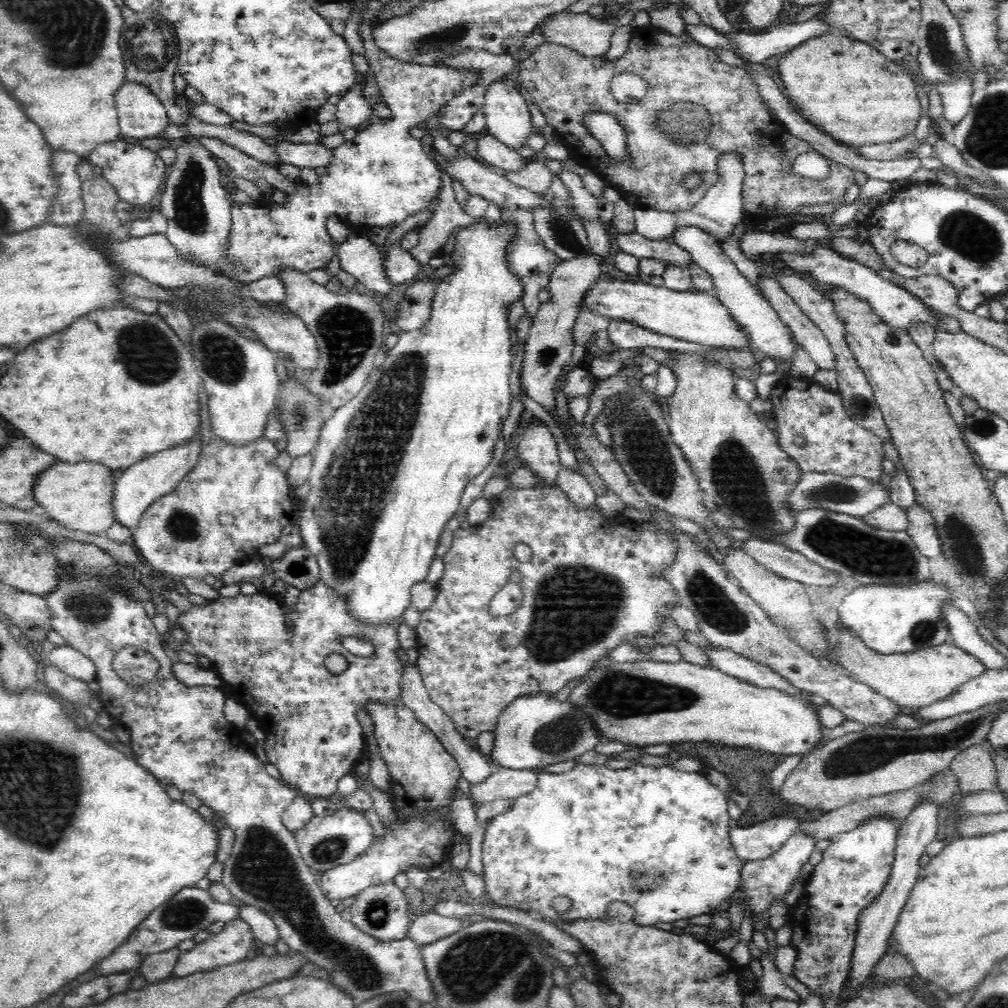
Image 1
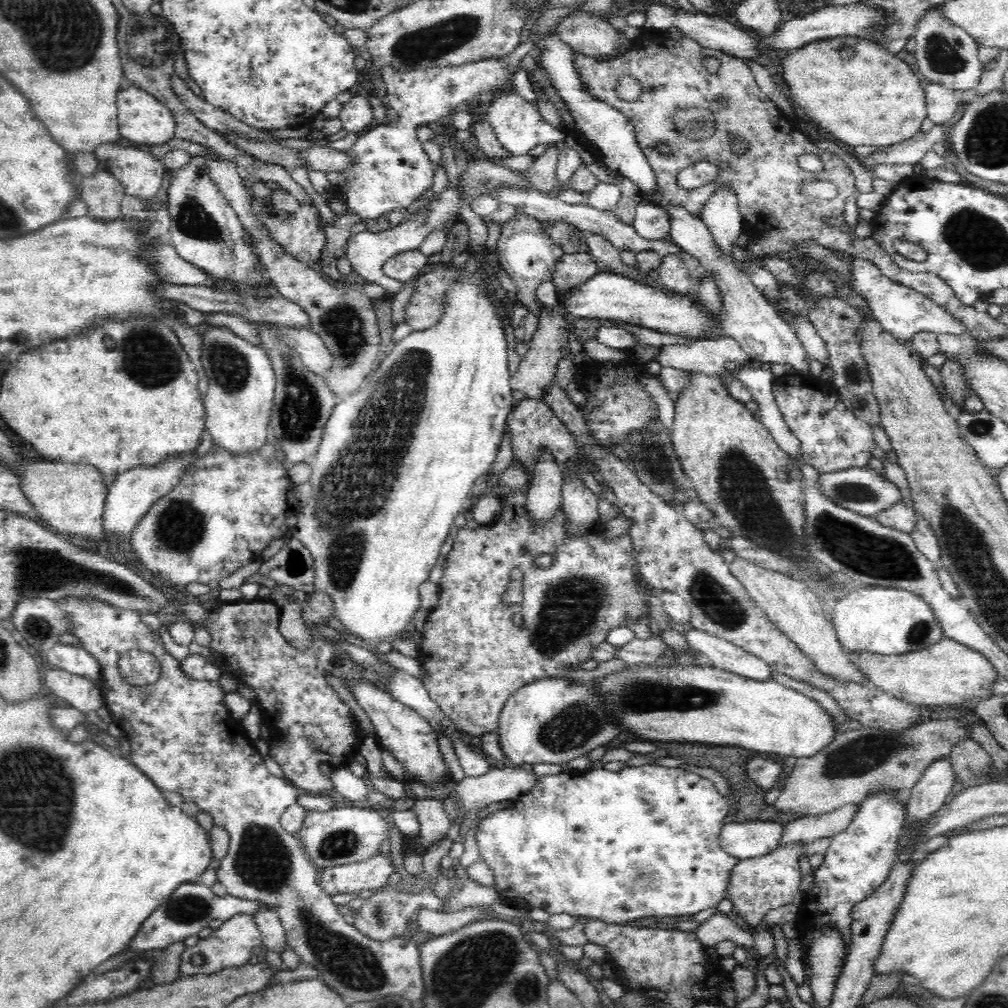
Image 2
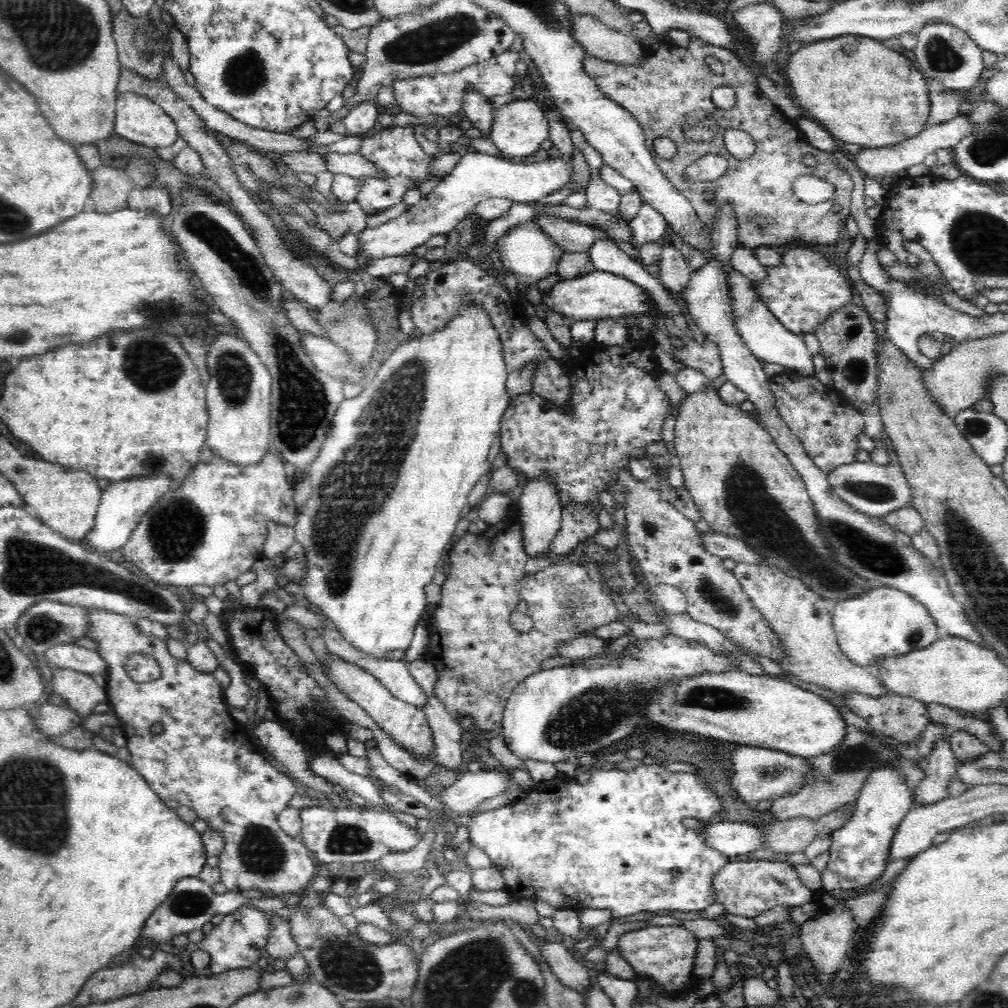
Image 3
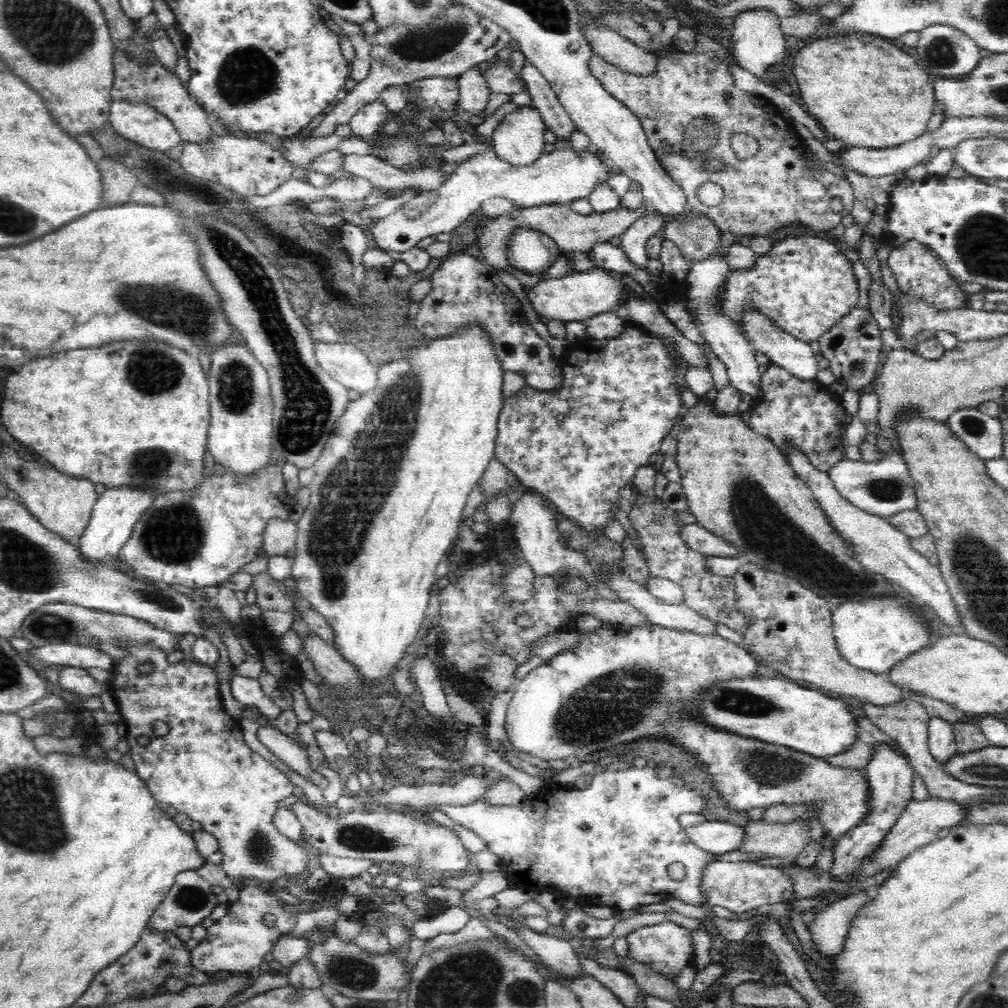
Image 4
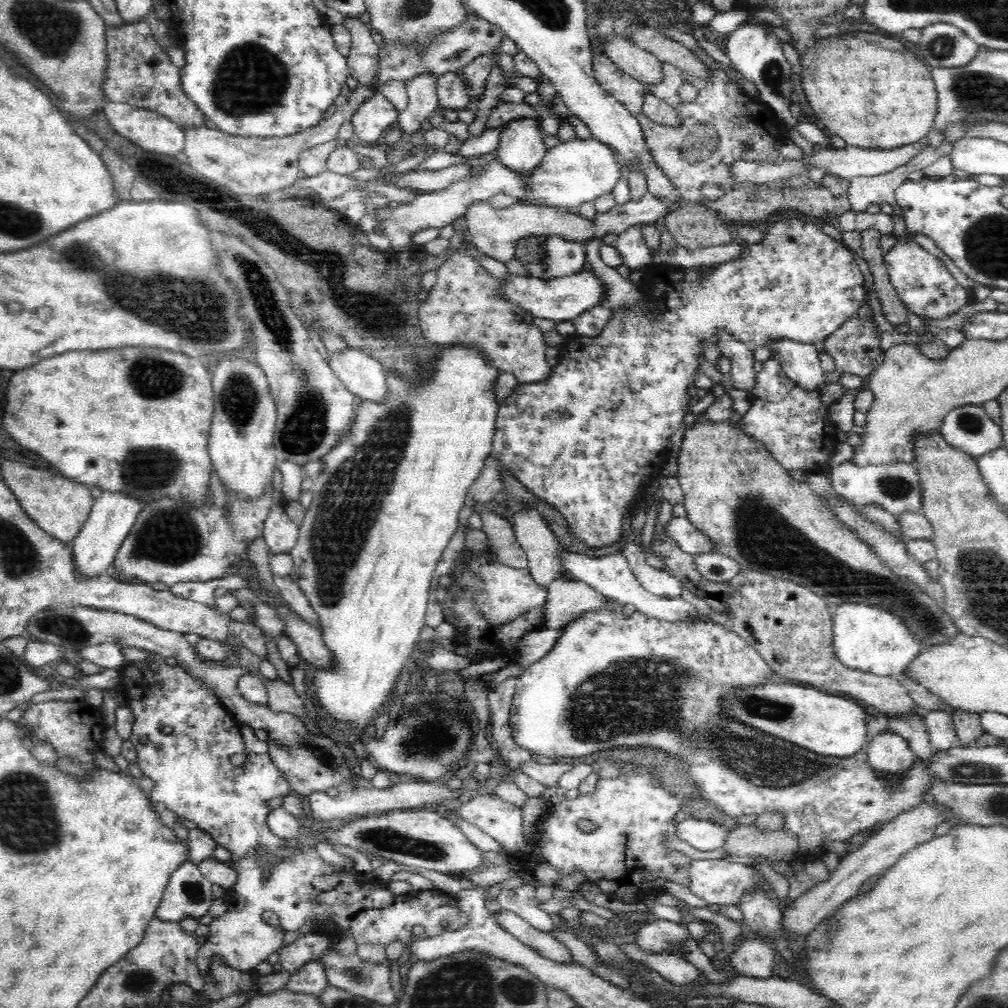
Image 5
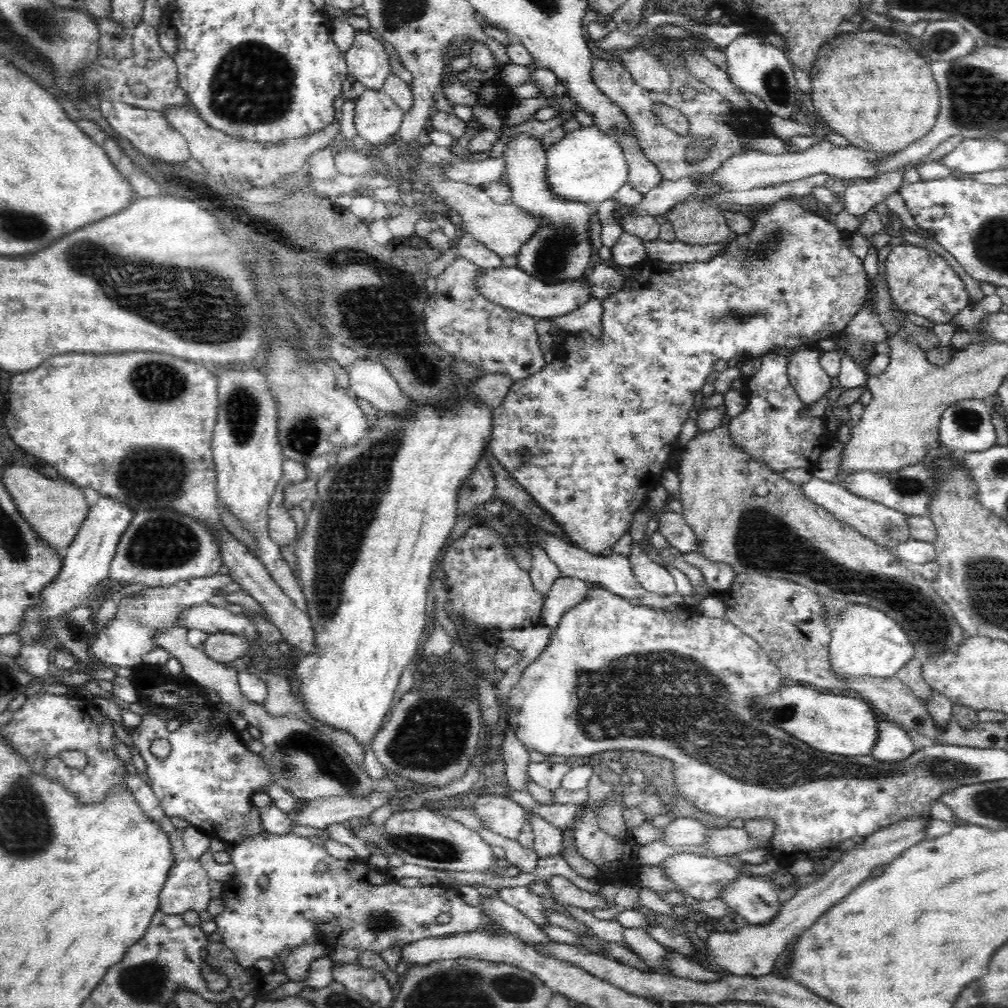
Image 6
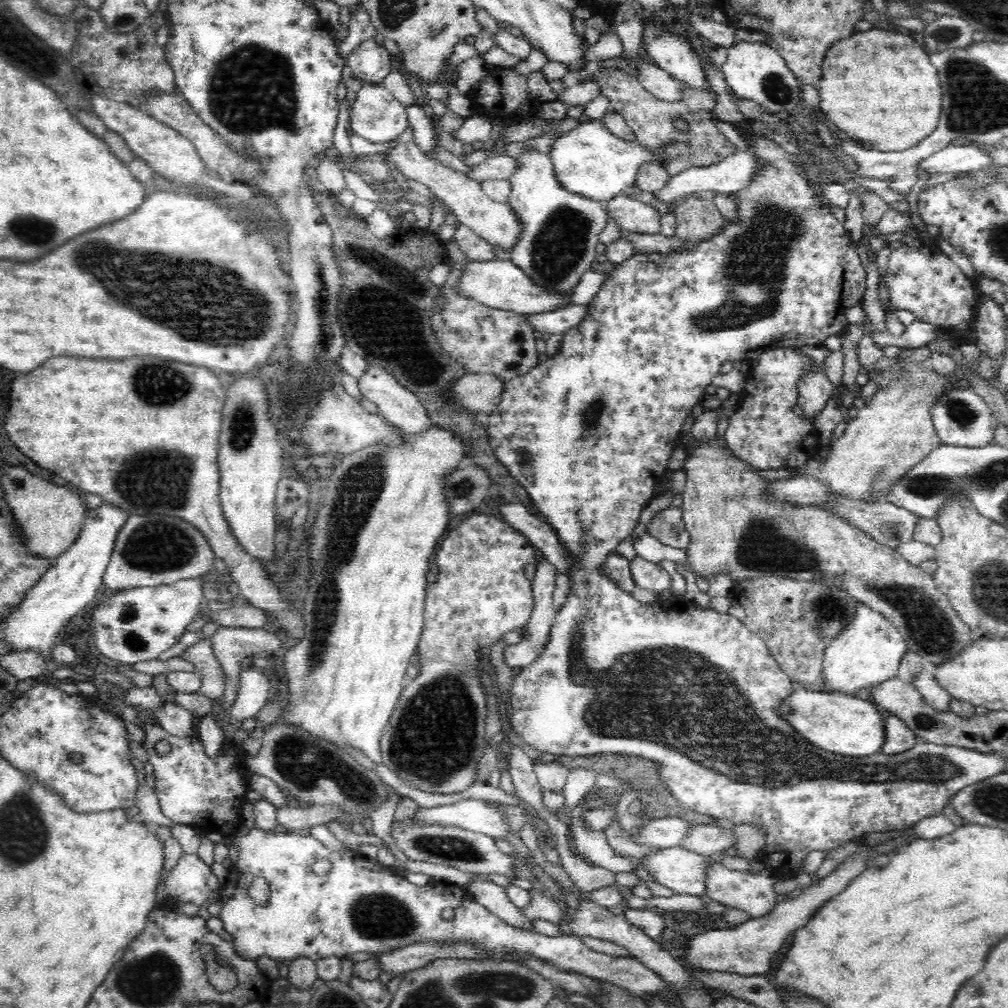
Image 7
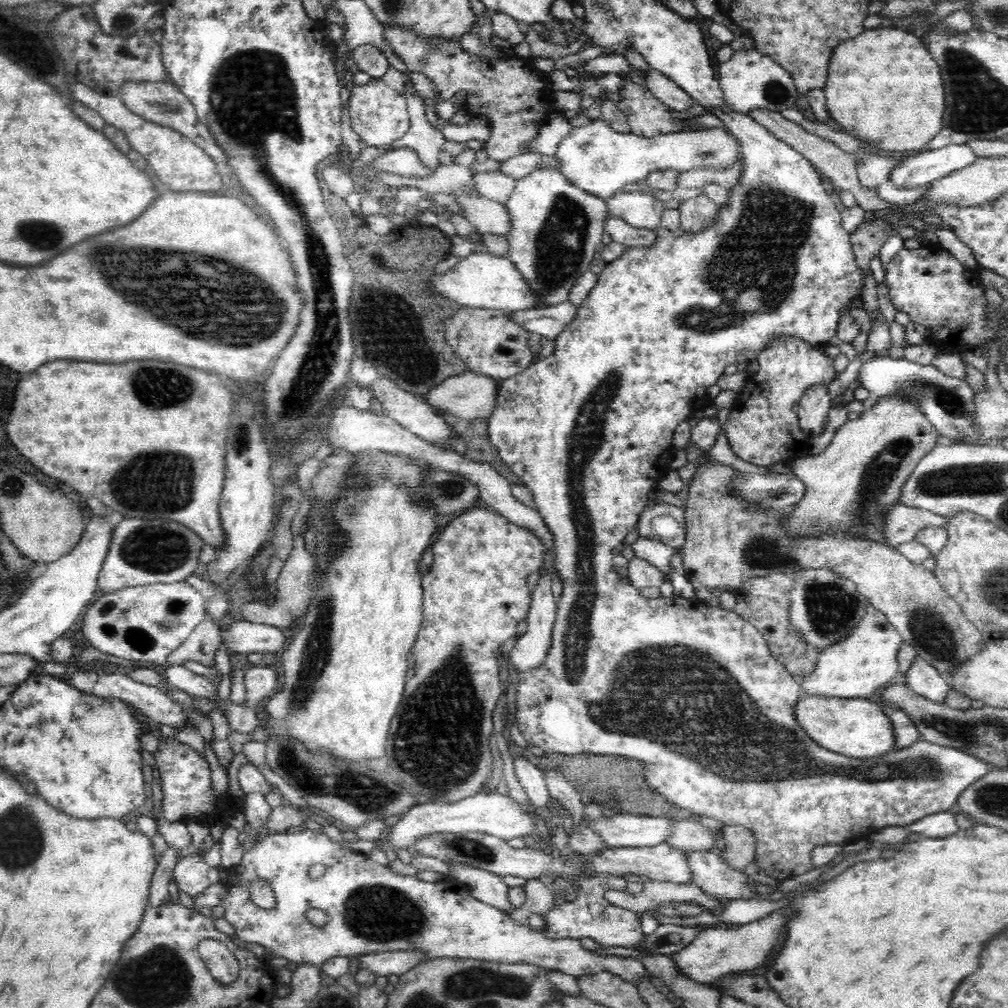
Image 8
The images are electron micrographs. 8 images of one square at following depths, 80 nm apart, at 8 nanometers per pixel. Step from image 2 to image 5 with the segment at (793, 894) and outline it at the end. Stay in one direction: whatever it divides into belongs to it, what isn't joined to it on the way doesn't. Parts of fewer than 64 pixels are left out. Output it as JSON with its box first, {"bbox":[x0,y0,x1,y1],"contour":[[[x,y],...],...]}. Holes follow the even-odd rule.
{"bbox":[688,858,764,904],"contour":[[[730,858],[720,860],[700,860],[694,867],[688,871],[688,880],[691,881],[692,894],[702,898],[709,904],[736,904],[742,894],[748,890],[748,888],[762,888],[764,882],[760,880],[760,874],[758,870],[754,870],[754,867],[746,866],[746,860],[736,859],[730,862]]]}

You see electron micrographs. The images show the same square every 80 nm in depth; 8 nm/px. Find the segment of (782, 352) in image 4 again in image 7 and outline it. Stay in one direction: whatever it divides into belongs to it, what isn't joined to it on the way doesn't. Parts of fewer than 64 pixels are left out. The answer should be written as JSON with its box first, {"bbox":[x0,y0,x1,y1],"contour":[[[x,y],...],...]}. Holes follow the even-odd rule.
{"bbox":[797,370,838,421],"contour":[[[808,370],[797,387],[798,403],[806,421],[812,421],[824,410],[828,399],[838,391],[838,387],[826,377],[822,370]]]}

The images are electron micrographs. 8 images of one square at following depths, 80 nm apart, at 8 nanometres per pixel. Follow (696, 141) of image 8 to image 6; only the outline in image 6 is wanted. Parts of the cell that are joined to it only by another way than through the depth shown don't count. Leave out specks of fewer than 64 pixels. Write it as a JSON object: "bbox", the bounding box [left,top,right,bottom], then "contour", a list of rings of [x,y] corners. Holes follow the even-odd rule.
{"bbox":[545,125,629,204],"contour":[[[592,125],[567,132],[559,142],[545,147],[545,155],[548,190],[568,202],[598,204],[615,198],[616,192],[629,182],[628,161],[622,147]]]}

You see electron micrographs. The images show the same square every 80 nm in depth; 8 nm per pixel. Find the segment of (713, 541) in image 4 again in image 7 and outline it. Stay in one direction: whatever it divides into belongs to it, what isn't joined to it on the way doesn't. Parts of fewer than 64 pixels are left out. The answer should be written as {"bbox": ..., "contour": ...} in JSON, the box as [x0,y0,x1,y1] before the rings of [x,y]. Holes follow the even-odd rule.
{"bbox":[645,507,691,549],"contour":[[[667,507],[665,510],[660,510],[648,522],[645,532],[656,537],[662,544],[675,549],[690,546],[691,533],[686,531],[681,507]]]}

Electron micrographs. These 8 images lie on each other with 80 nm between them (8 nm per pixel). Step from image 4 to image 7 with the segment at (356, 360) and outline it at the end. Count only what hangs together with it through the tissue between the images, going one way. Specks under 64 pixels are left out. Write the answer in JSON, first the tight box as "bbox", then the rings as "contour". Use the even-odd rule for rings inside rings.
{"bbox":[359,366,434,432],"contour":[[[368,366],[368,370],[360,378],[359,388],[364,398],[370,400],[378,407],[379,415],[389,424],[396,424],[404,429],[404,432],[423,431],[426,427],[429,427],[429,424],[434,424],[420,400],[412,392],[408,392],[404,386],[400,386],[394,380],[394,376],[390,376],[384,368]]]}

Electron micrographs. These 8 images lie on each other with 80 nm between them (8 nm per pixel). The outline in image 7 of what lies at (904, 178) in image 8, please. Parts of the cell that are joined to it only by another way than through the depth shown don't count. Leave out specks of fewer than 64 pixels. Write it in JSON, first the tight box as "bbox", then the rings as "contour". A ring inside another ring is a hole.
{"bbox":[917,145,992,184],"contour":[[[948,145],[940,152],[927,156],[917,164],[919,184],[922,172],[927,174],[944,174],[944,172],[972,172],[983,170],[986,166],[992,166],[992,160],[984,150],[974,146]]]}

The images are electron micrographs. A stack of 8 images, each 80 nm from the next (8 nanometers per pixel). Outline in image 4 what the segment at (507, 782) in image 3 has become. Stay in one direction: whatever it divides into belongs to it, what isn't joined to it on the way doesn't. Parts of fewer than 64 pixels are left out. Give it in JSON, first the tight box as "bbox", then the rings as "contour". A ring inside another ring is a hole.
{"bbox":[334,775,494,813],"contour":[[[468,775],[464,776],[460,781],[454,782],[448,780],[442,784],[411,784],[394,785],[390,790],[375,790],[374,793],[362,791],[360,795],[354,796],[344,790],[334,804],[334,808],[340,813],[354,812],[354,811],[370,811],[385,808],[411,808],[420,809],[422,806],[434,806],[434,804],[451,804],[454,806],[464,806],[465,804],[472,804],[475,800],[482,799],[484,793],[494,785],[493,782],[484,775]]]}

